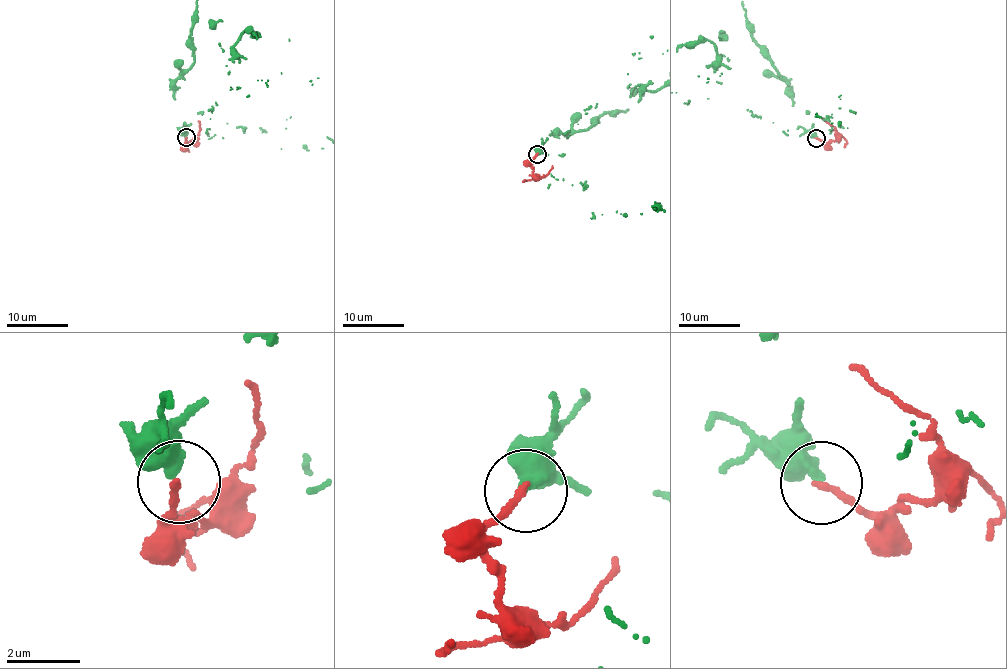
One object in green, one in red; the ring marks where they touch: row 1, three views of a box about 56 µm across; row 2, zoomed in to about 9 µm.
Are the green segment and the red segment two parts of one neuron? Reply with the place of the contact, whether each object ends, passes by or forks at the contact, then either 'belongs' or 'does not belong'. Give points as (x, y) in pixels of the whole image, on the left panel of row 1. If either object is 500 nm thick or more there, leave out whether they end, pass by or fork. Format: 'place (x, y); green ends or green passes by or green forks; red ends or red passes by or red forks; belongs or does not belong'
place (186, 137); green ends; red ends; does not belong

